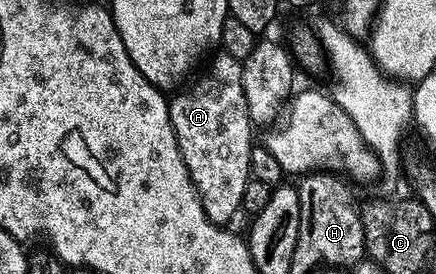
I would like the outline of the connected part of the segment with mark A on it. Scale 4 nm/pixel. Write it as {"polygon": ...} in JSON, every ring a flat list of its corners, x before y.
{"polygon":[[219,52,219,57,205,66,206,74,191,87,187,93,170,101,172,127,178,136,178,147,182,152,183,163,190,172,191,183,202,201,202,207,211,224,226,227,237,214,241,214,245,188,252,178,250,175,250,156,256,147,256,141,250,135,252,122,250,108,246,102,246,92,242,87,242,65,226,52]]}

